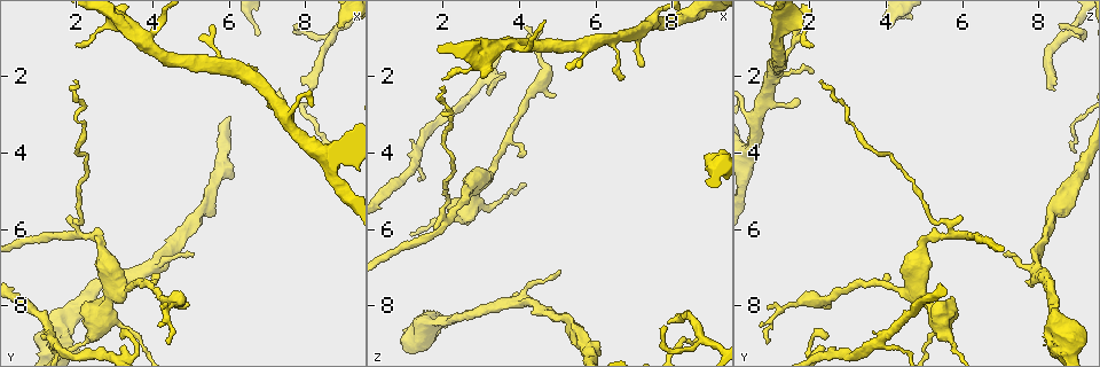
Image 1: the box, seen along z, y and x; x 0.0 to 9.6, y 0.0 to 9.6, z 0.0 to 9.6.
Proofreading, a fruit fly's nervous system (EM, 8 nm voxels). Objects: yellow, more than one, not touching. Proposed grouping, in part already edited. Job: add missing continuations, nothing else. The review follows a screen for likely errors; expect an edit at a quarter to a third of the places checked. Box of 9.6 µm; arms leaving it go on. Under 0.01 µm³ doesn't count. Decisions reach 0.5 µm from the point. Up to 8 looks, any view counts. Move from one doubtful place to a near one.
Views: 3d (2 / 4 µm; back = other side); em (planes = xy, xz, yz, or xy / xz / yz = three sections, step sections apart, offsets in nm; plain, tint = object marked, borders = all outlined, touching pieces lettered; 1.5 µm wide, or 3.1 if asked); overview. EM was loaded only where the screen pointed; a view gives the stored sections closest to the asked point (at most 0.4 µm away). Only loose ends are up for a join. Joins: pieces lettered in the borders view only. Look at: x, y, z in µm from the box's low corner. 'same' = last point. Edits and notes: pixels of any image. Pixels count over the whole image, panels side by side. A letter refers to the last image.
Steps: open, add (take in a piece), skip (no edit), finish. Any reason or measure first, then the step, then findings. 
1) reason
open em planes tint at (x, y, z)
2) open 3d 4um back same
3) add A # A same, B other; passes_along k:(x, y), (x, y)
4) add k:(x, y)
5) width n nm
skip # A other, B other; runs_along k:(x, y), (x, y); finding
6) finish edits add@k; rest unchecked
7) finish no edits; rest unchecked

an open end
open em planes tint at (4.45, 9.00, 0.90)

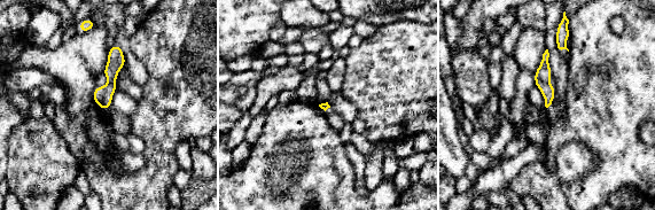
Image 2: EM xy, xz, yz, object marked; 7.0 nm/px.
see the neighbours
open em planes borders same

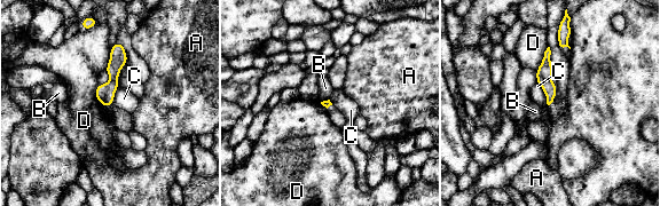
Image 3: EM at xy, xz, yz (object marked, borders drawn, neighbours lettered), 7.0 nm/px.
skip # A other, B other, C other, D other; runs_along 3:(118, 46), (107, 103); no lettered piece goes on from it

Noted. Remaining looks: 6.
free end
open em yz step 4 borders at (6.65, 1.90, 2.10)

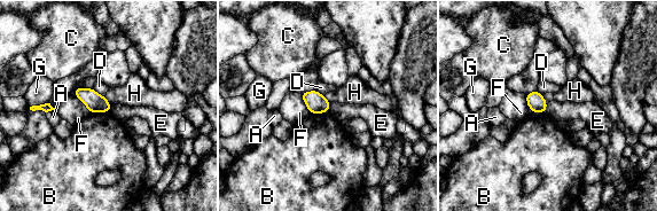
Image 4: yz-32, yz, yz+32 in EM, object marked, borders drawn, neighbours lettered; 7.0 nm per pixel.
open em planes borders same

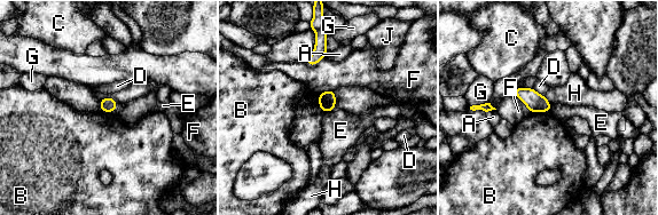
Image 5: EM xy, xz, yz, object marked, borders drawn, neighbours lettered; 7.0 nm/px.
skip # A other, B other, C other, D other, E other, F other, G other, H other, J other; border 5:(336, 108), (324, 113); none of them fits

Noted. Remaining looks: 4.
branch stops here
open 3d 4um at (8.15, 2.35, 8.40)

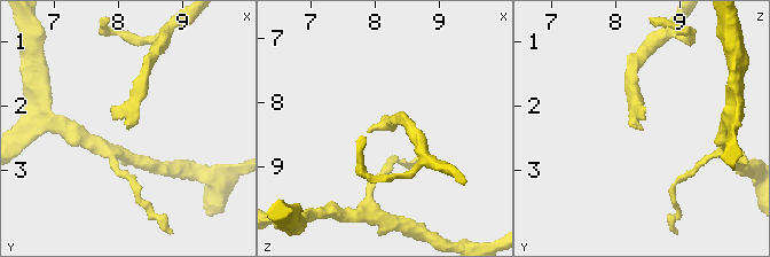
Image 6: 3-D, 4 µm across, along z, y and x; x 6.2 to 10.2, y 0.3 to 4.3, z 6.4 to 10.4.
open em 3.1um xy step 16 borders at (8.10, 2.35, 8.40)

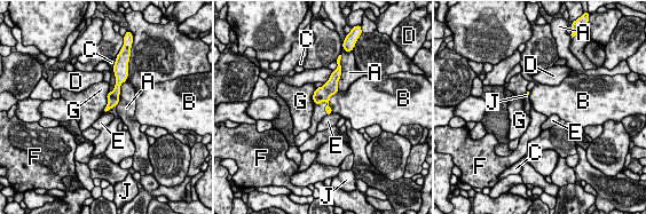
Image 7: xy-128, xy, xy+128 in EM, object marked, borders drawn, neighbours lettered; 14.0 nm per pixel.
add F # A other, B other, C other, D other, E other, F same, G other, J other; it goes on there

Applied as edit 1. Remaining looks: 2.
finish edits add@7; rest unchecked

